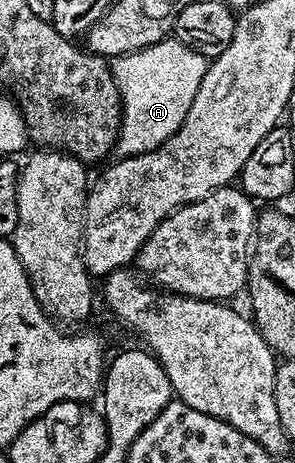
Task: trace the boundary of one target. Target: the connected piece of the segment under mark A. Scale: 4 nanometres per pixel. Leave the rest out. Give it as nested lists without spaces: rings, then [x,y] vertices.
[[[168,37],[145,49],[120,55],[110,64],[111,75],[119,90],[123,120],[119,122],[117,151],[120,156],[140,155],[157,149],[185,121],[201,81],[205,81],[209,61],[201,53],[189,49],[180,39]]]

